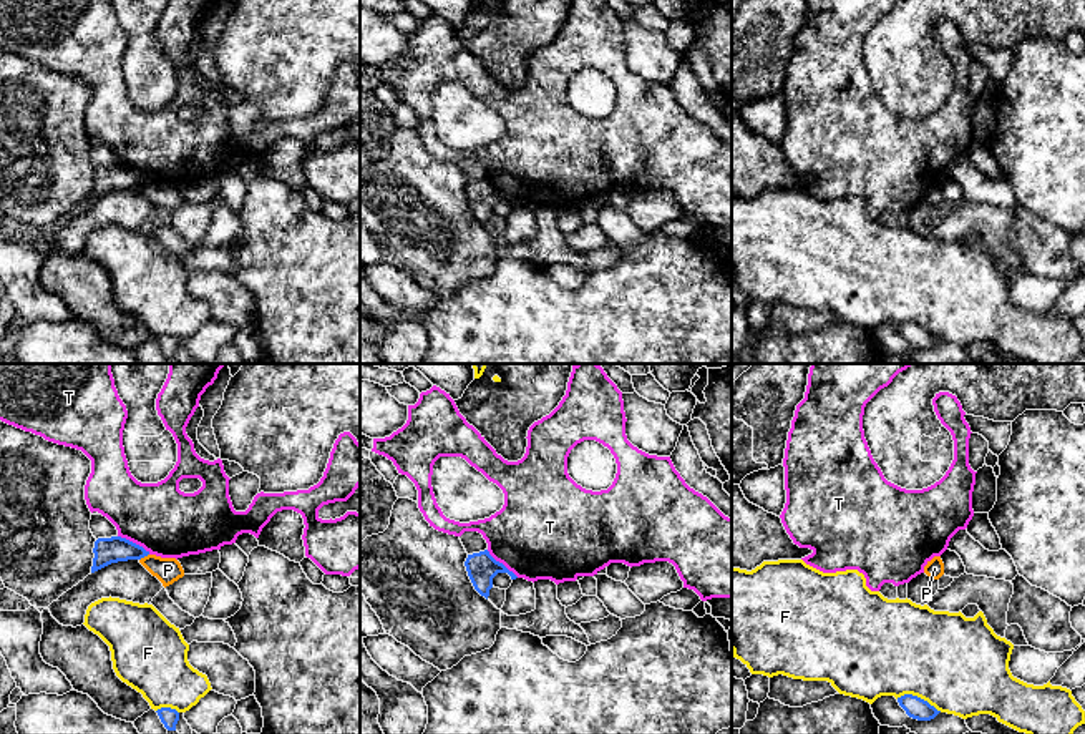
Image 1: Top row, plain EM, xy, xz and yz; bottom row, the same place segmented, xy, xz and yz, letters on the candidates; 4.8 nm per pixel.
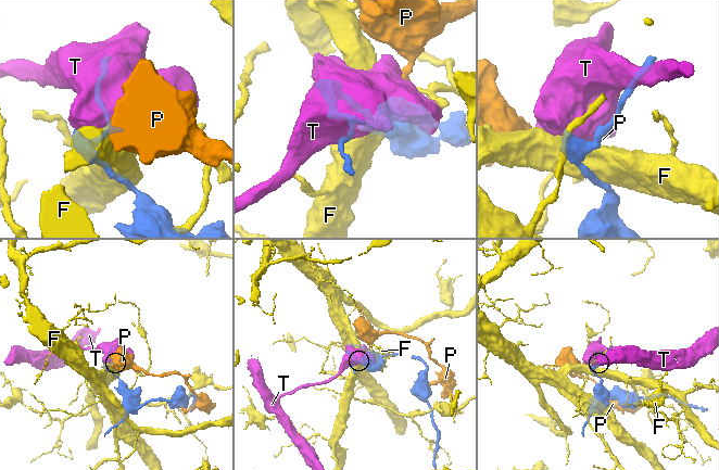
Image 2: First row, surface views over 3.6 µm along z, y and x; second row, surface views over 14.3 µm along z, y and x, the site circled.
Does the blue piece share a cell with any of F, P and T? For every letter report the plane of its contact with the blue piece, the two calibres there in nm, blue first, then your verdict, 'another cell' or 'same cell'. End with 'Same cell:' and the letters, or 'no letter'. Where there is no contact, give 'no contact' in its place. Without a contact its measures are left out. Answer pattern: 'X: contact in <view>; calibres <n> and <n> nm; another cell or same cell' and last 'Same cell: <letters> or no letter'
F: contact in yz; calibres 110 and 460 nm; another cell
P: contact in xy; calibres 130 and 130 nm; another cell
T: contact in xy; calibres 130 and 340 nm; another cell
Same cell: no letter

